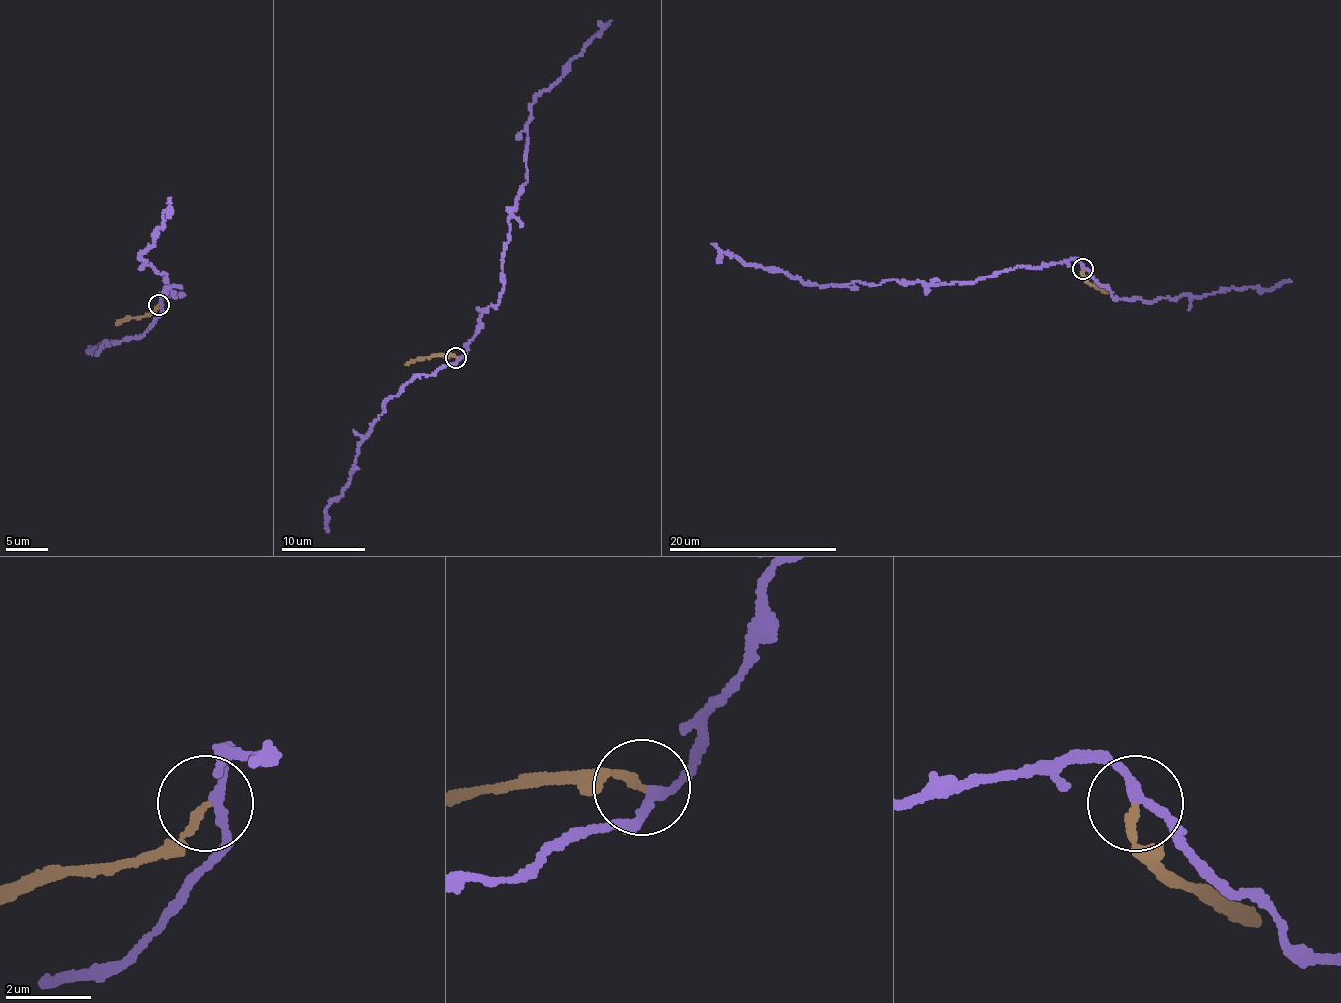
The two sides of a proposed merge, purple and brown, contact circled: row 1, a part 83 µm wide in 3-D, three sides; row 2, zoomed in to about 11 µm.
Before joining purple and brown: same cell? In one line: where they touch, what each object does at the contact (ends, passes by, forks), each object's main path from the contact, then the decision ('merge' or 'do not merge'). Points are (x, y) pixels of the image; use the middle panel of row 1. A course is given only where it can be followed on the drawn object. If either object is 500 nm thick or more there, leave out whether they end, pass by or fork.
at (456, 357); purple passes by; brown ends there; purple runs (457, 356), (503, 285), (508, 216), (527, 180), (533, 99), (611, 20); brown runs (455, 357), (418, 358), (405, 364); do not merge

